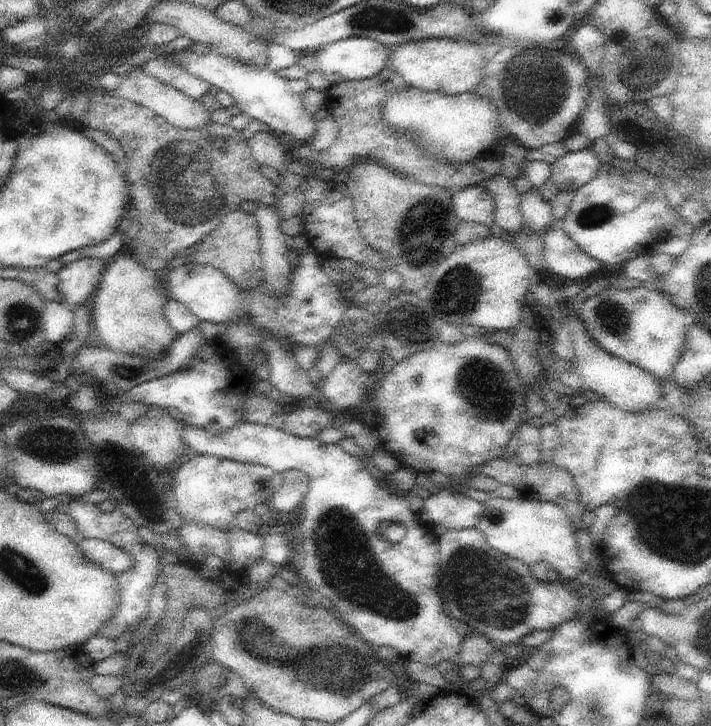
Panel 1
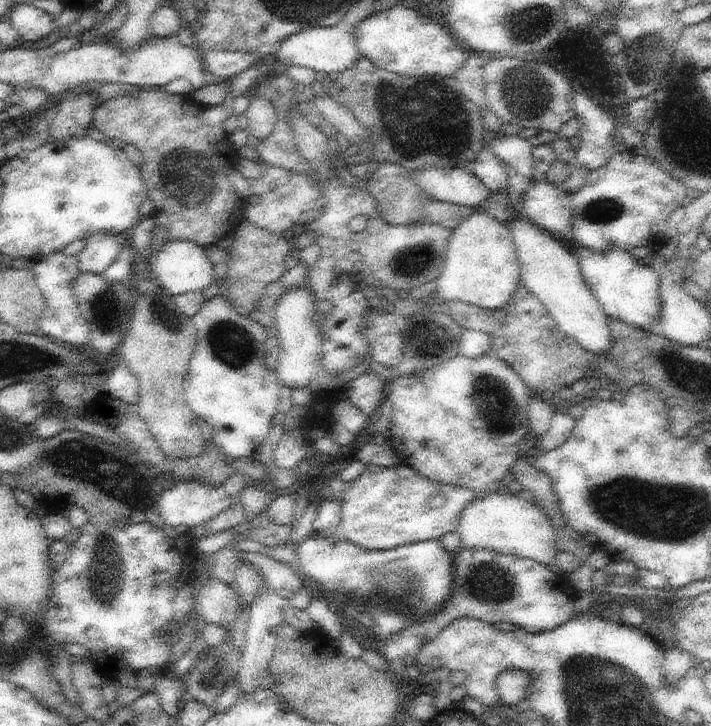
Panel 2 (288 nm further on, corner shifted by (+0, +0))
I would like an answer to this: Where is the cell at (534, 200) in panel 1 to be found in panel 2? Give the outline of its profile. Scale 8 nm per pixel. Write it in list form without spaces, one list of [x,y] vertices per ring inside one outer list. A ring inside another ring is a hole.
[[[497,132],[487,146],[507,164],[509,174],[533,182],[533,146],[527,140]]]

